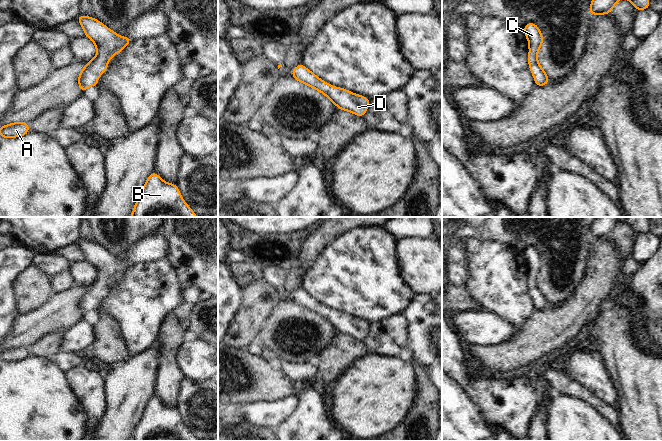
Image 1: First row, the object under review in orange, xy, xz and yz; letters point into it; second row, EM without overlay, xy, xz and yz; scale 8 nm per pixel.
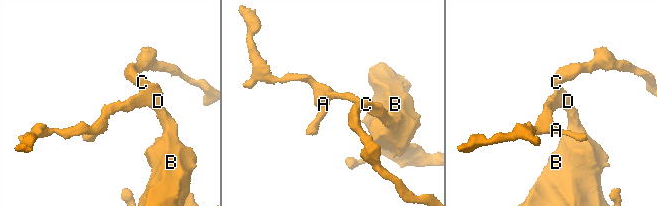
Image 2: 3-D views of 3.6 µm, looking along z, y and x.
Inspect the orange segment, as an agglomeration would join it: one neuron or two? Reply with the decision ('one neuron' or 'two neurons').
one neuron

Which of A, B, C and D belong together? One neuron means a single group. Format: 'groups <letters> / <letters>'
groups A B C D

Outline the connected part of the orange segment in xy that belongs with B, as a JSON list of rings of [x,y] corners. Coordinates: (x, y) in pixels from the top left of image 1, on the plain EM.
[[[155,396],[147,403],[130,441],[197,441],[182,423],[176,408],[163,405]]]

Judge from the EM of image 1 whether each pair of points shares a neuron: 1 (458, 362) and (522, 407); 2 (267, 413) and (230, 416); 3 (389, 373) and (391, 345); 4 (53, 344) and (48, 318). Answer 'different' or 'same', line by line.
1: same
2: same
3: different
4: different

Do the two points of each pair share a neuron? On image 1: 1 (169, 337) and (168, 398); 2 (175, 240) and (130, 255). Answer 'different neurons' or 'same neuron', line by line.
1: same neuron
2: different neurons

